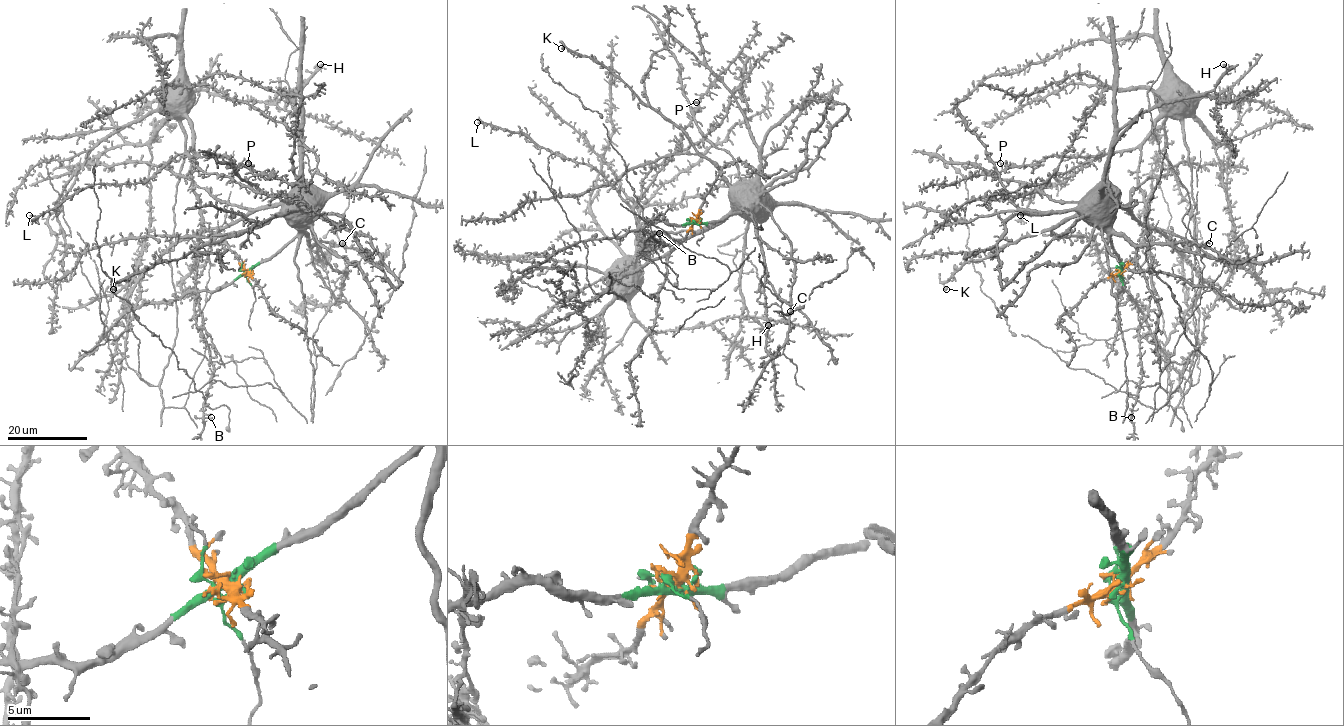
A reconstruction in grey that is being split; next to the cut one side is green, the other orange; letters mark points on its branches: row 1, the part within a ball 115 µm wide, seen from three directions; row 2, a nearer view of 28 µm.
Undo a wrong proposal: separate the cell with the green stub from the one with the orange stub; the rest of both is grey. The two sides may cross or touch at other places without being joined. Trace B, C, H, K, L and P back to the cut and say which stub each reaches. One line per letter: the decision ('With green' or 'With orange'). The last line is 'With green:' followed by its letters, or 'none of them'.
B: With orange
C: With green
H: With green
K: With green
L: With orange
P: With orange
With green: C, H, K

